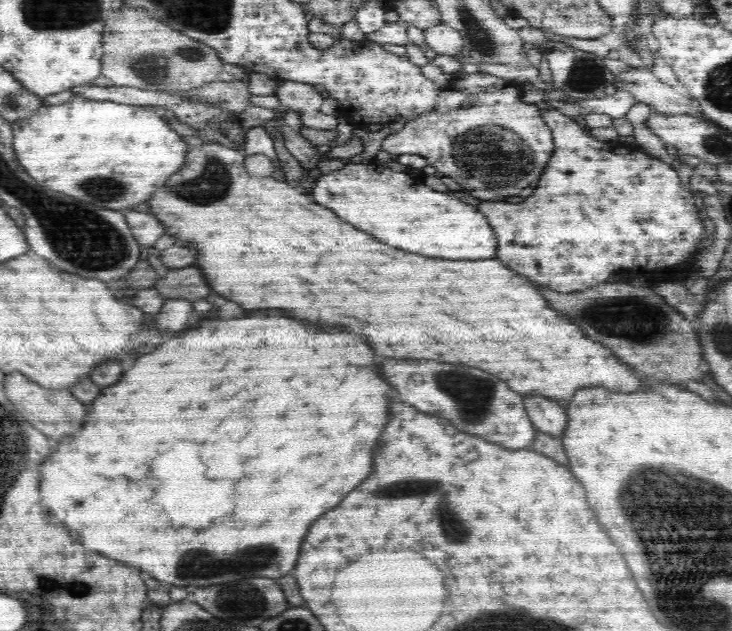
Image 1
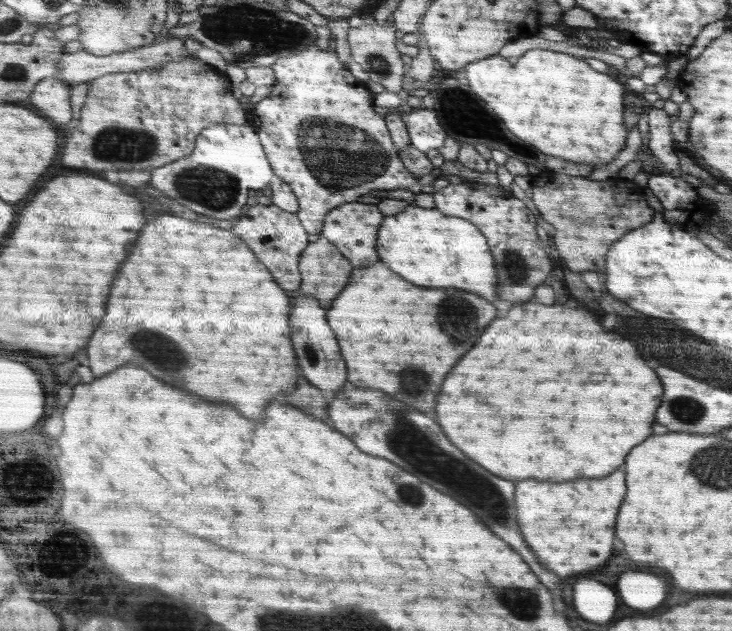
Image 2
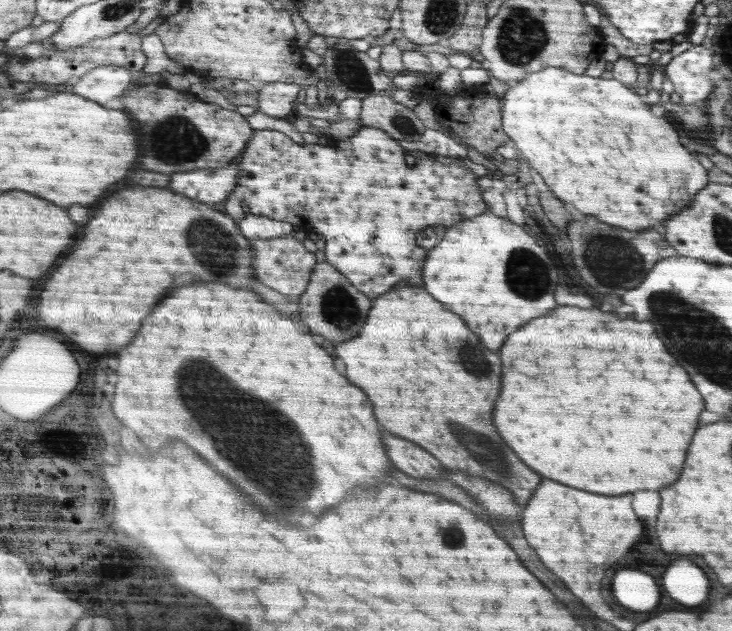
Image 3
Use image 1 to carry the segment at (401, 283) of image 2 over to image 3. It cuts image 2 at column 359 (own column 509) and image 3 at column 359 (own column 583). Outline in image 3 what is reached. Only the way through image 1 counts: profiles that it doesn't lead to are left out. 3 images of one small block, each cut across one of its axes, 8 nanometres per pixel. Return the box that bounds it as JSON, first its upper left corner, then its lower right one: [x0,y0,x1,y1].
[334,285,540,508]

